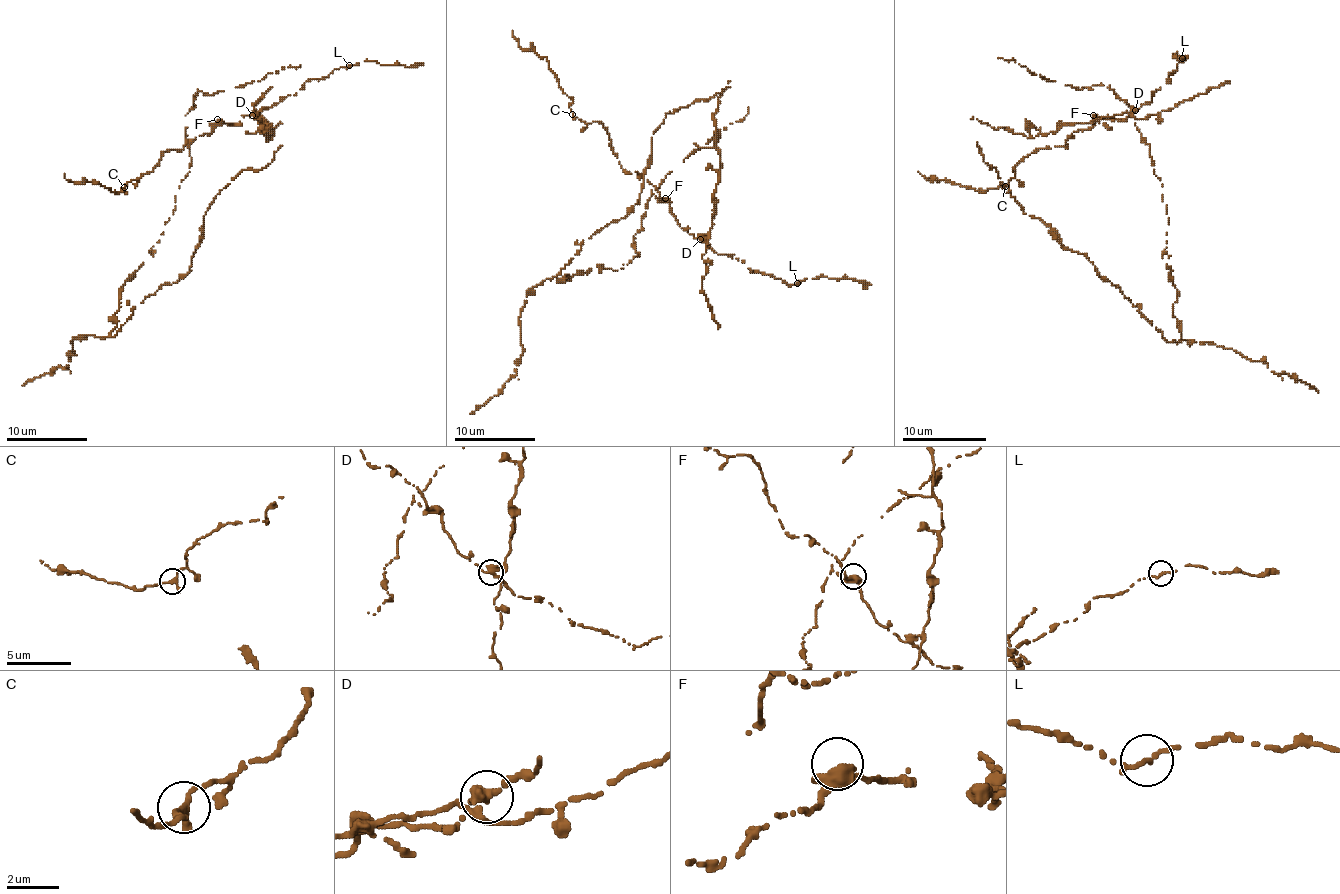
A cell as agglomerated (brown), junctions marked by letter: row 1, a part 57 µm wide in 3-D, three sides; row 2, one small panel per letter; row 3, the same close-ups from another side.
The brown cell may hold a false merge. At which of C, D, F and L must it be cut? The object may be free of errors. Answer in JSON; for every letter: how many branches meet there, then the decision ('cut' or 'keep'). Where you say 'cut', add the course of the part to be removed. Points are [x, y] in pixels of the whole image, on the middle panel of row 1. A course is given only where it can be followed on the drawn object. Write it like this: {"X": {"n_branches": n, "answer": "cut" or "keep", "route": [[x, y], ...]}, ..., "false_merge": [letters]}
{"C": {"n_branches": 2, "answer": "keep"}, "D": {"n_branches": 3, "answer": "cut"}, "F": {"n_branches": 3, "answer": "keep"}, "L": {"n_branches": 2, "answer": "keep"}, "false_merge": ["D"]}

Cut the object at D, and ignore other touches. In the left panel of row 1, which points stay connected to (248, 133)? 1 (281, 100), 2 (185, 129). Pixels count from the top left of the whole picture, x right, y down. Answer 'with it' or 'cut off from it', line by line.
1: cut off from it
2: with it

